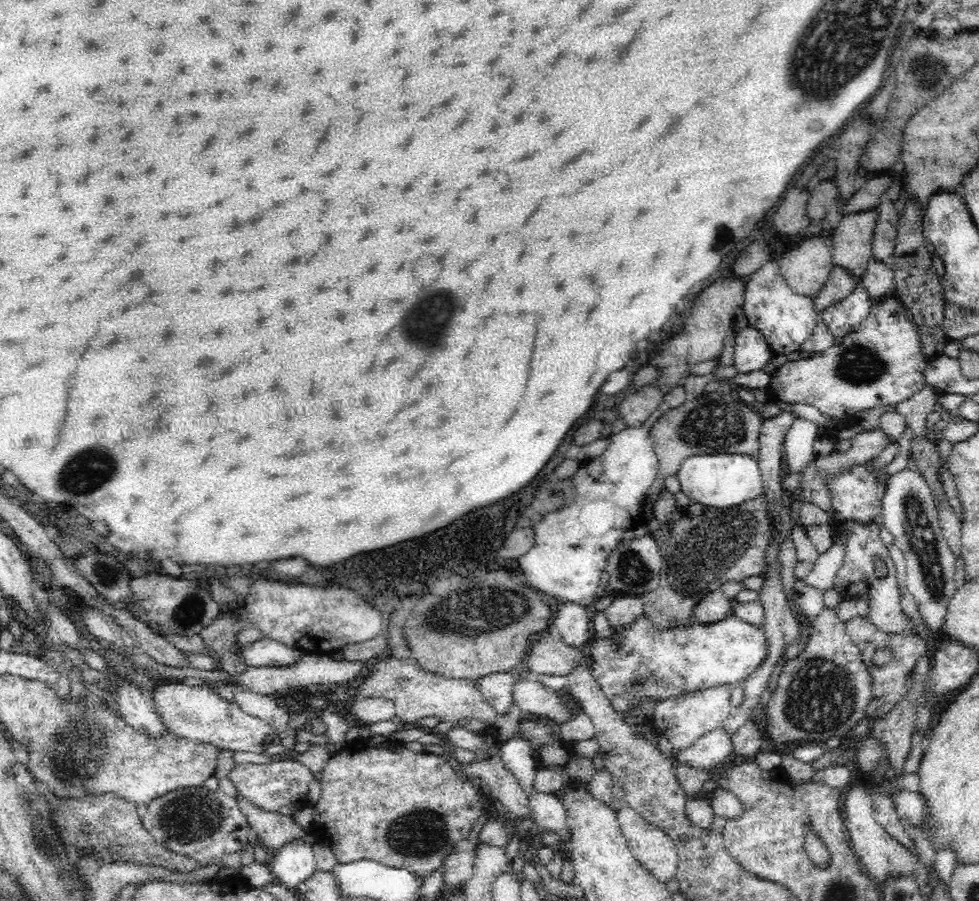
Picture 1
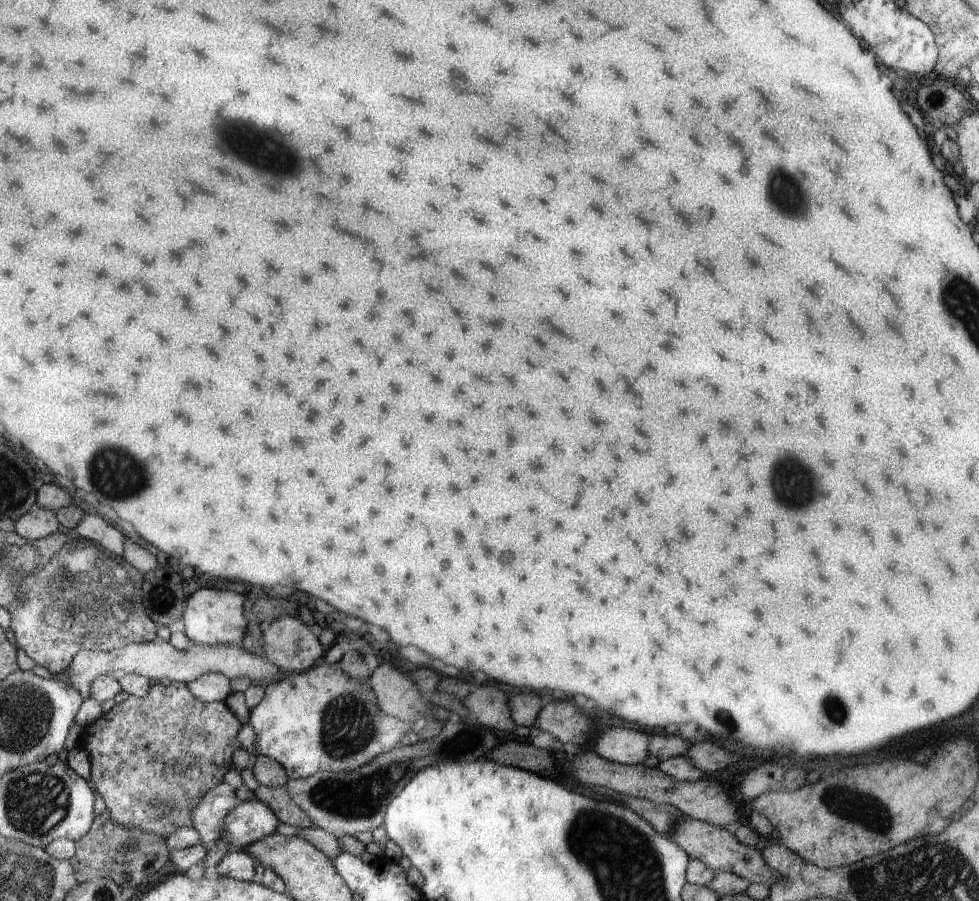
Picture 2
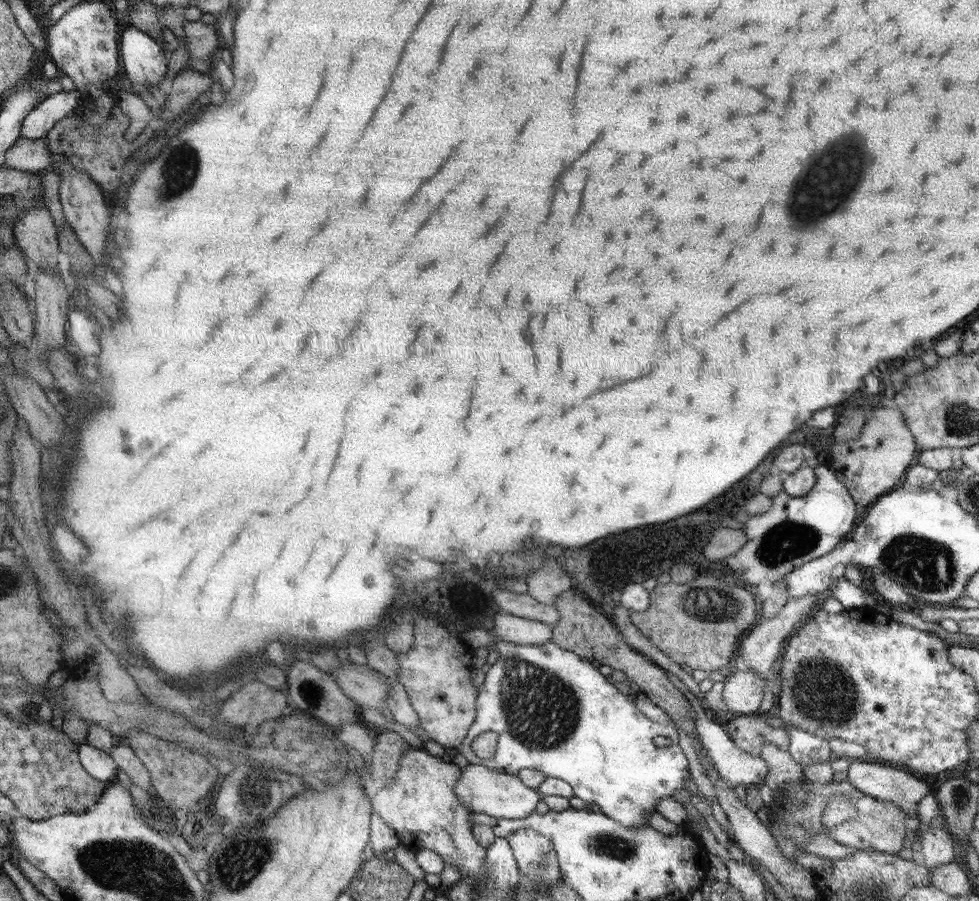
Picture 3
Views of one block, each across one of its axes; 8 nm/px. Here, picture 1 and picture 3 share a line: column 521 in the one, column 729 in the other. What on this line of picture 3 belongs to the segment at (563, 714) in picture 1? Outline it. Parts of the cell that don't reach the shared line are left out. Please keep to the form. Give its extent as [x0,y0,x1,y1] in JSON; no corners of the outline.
[723,670,769,716]

